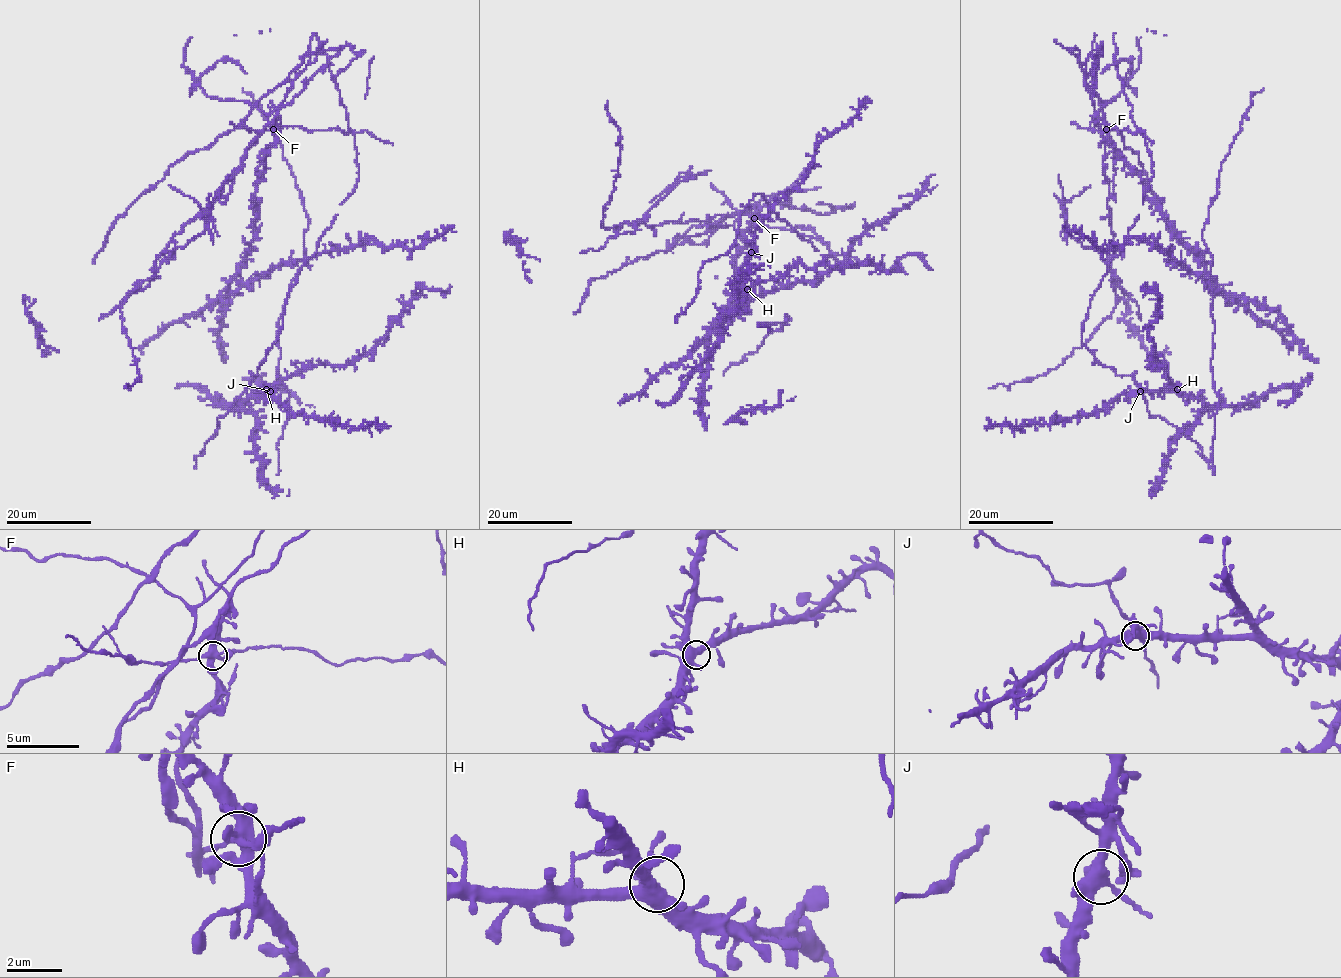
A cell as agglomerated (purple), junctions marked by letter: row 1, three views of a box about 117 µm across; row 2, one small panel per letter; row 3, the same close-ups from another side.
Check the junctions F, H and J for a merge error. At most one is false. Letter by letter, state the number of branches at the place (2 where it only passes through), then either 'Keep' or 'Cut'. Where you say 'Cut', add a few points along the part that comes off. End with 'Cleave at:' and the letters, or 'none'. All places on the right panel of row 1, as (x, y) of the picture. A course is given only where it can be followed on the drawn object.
F: Branches: 7. Cut. Course of the part to remove: (1106, 129), (1101, 132), (1114, 236), (1110, 262), (1117, 303), (1114, 310), (1061, 365), (1043, 375), (989, 388)
H: Branches: 7. Keep
J: Branches: 6. Keep
Cleave at: F

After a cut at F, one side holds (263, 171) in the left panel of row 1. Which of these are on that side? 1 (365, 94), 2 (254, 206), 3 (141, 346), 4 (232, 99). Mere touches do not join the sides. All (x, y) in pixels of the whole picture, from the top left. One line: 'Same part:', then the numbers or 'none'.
Same part: 2, 3

